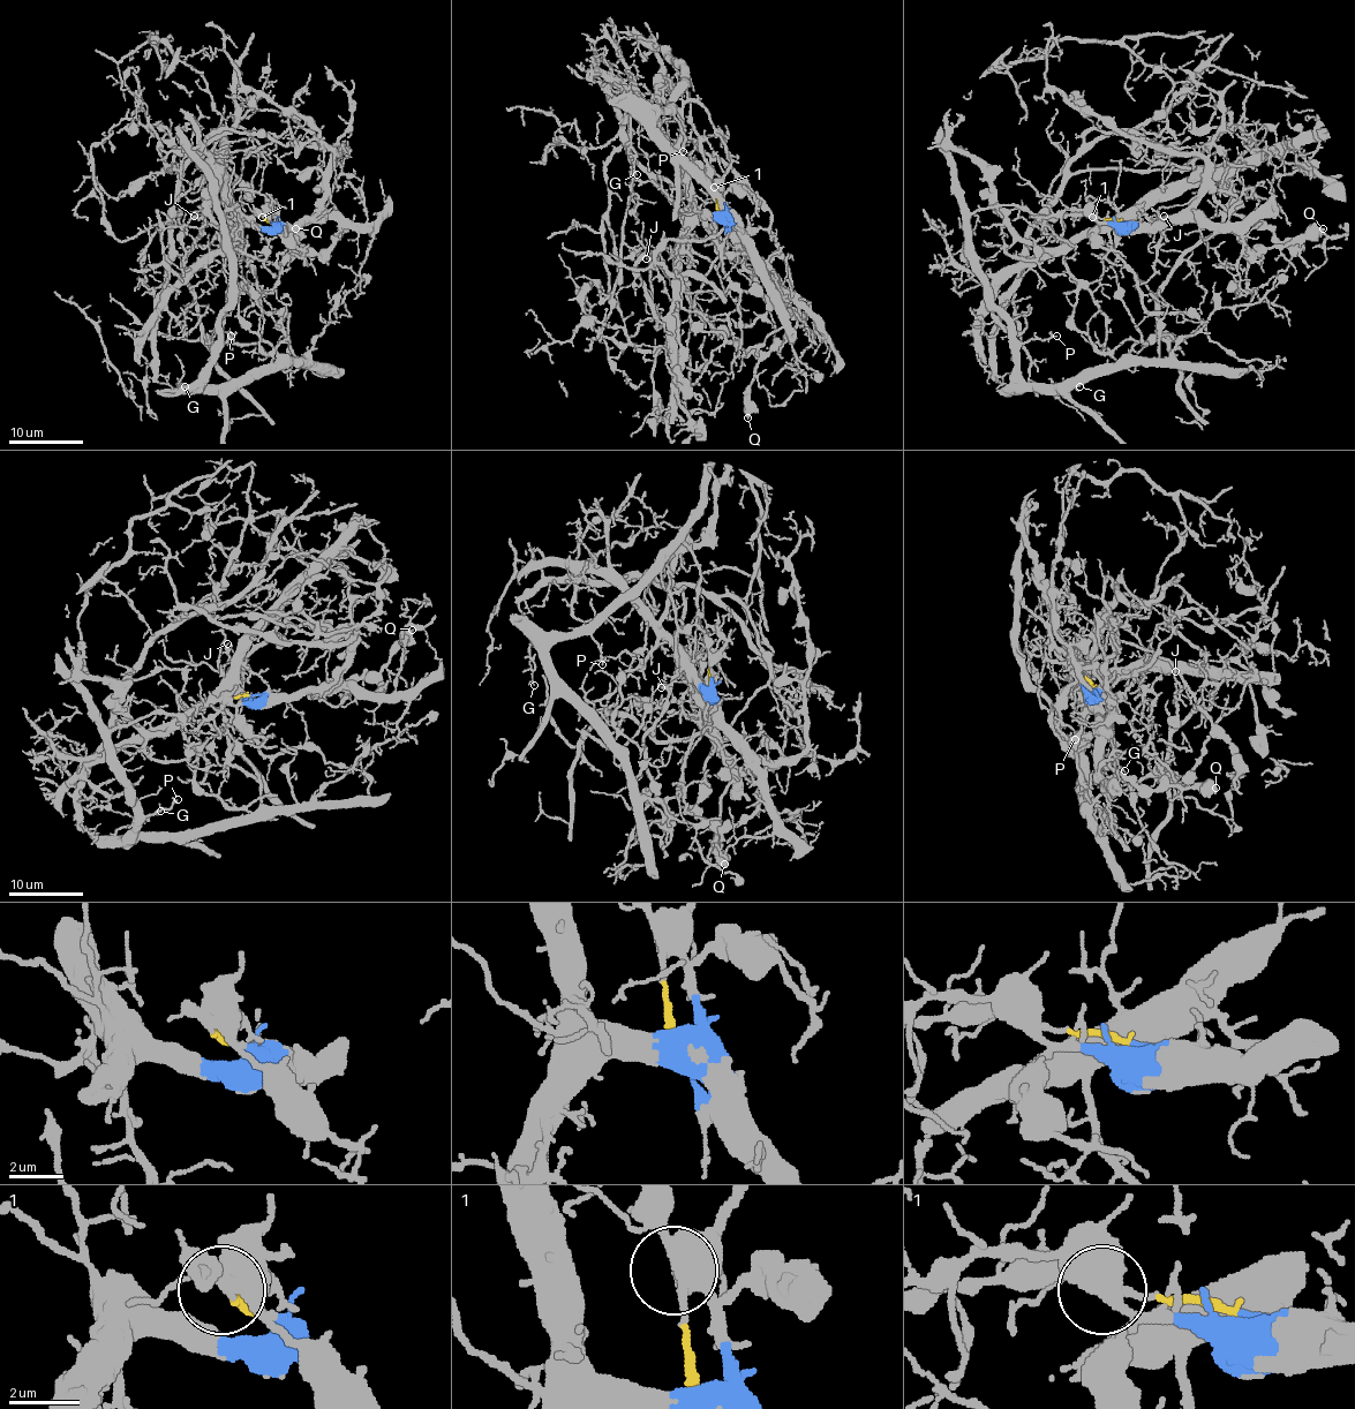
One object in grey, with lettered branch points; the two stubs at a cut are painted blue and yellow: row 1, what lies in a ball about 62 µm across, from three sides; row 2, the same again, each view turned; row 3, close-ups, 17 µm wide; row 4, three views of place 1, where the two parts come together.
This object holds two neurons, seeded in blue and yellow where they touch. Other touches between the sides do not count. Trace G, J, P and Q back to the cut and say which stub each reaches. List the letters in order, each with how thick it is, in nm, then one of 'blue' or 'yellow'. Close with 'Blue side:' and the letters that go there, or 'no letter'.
G: 70 nm | yellow
J: 130 nm | blue
P: 130 nm | yellow
Q: 550 nm | blue
Blue side: J, Q

